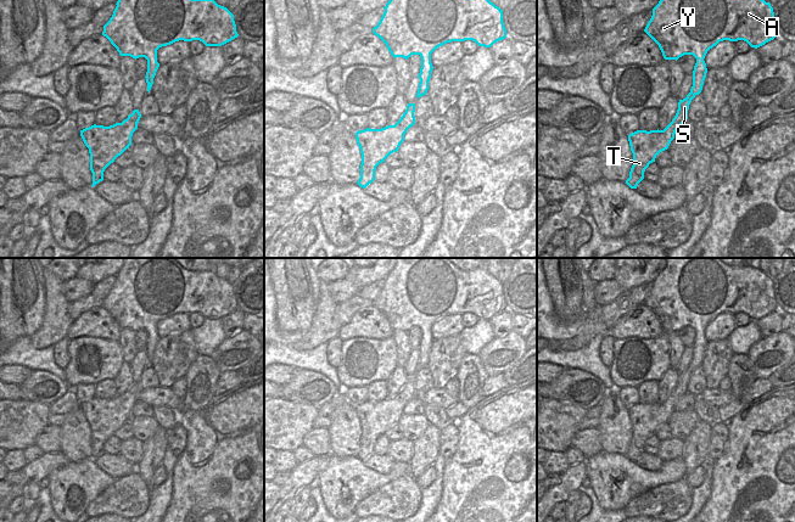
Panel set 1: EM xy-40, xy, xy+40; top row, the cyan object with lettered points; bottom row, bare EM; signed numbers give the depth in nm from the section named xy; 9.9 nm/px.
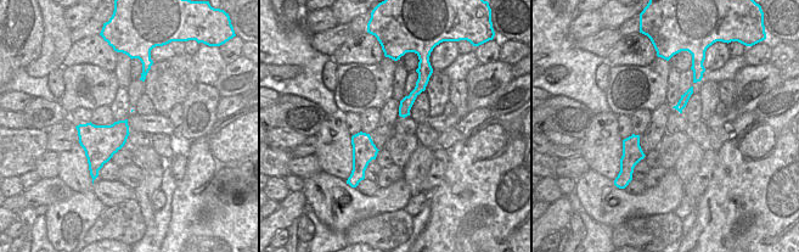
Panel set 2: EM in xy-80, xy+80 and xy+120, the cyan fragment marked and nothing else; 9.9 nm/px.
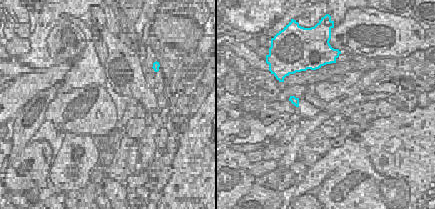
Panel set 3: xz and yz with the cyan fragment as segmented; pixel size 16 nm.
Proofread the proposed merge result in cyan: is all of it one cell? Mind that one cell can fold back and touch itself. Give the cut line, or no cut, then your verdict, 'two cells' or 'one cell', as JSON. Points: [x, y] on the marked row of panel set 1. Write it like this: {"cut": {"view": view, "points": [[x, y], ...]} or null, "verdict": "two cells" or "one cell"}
{"cut": {"view": "xy+40", "points": [[690, 90], [695, 94]]}, "verdict": "two cells"}

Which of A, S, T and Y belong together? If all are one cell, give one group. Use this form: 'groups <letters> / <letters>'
groups A Y / S T

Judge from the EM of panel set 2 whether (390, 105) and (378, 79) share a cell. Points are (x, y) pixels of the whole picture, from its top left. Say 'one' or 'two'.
two

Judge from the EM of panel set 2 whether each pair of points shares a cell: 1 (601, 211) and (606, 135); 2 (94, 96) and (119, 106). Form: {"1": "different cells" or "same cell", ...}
{"1": "different cells", "2": "different cells"}

